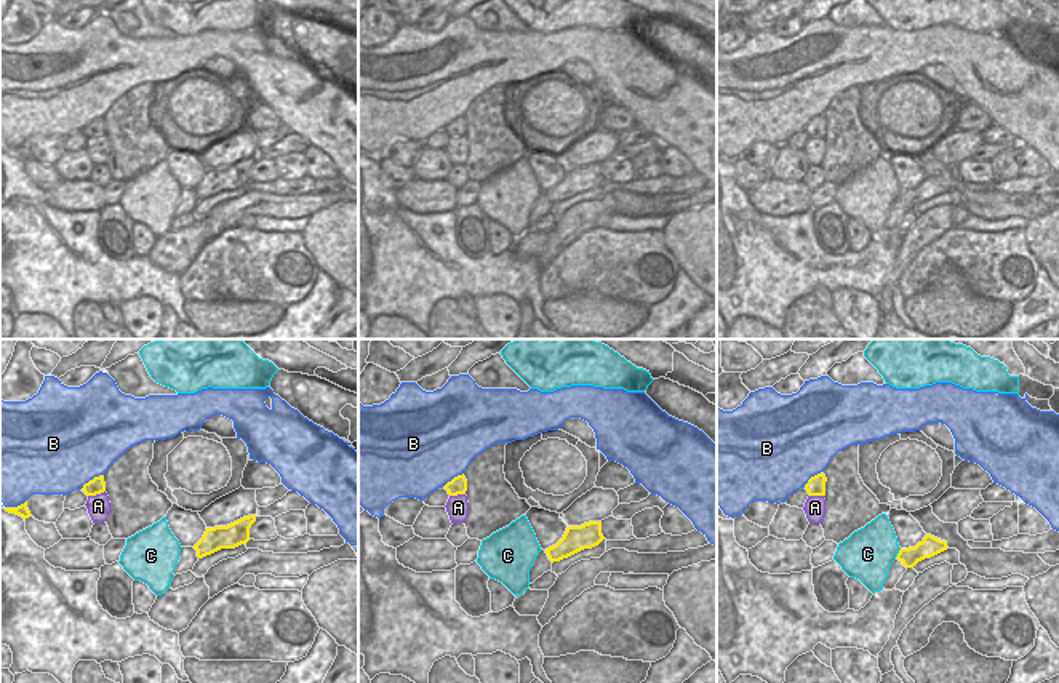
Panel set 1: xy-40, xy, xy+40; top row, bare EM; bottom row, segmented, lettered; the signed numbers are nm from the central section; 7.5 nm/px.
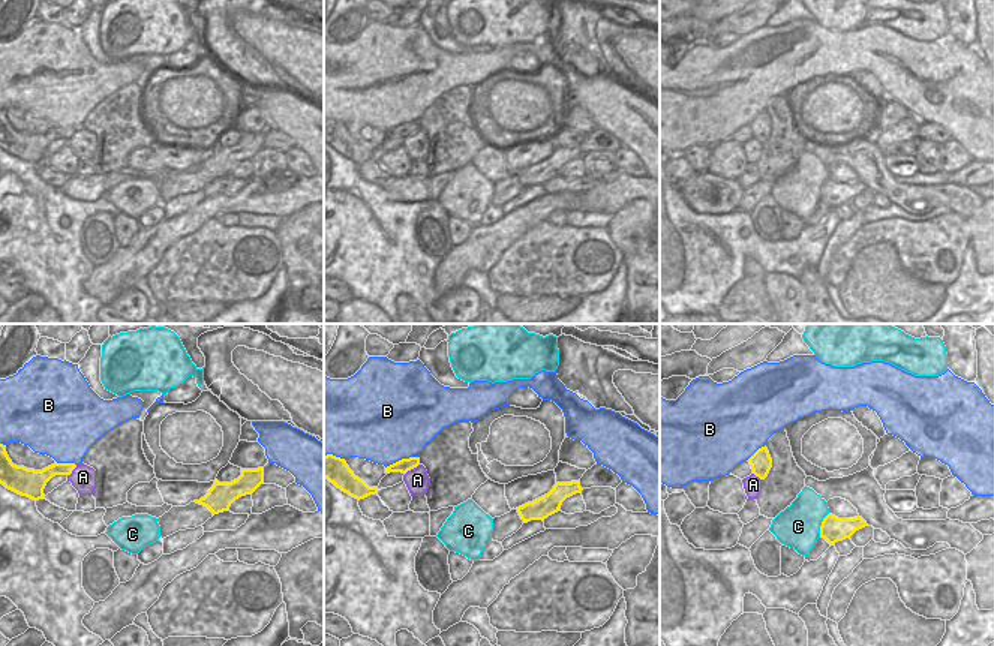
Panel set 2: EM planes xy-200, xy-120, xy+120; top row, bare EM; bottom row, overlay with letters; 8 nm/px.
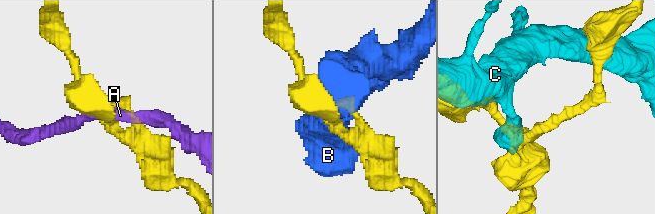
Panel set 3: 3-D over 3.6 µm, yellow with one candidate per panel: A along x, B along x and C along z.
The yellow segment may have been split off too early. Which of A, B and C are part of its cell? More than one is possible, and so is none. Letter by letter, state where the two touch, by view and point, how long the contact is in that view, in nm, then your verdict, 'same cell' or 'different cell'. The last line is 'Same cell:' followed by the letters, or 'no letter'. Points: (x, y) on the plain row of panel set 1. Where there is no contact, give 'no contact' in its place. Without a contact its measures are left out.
A: contact xy-40 (96, 135); length 140 nm; different cell
B: contact xy-40 (93, 120); length 220 nm; different cell
C: contact xy+40 (898, 195); length 90 nm; different cell
Same cell: no letter

